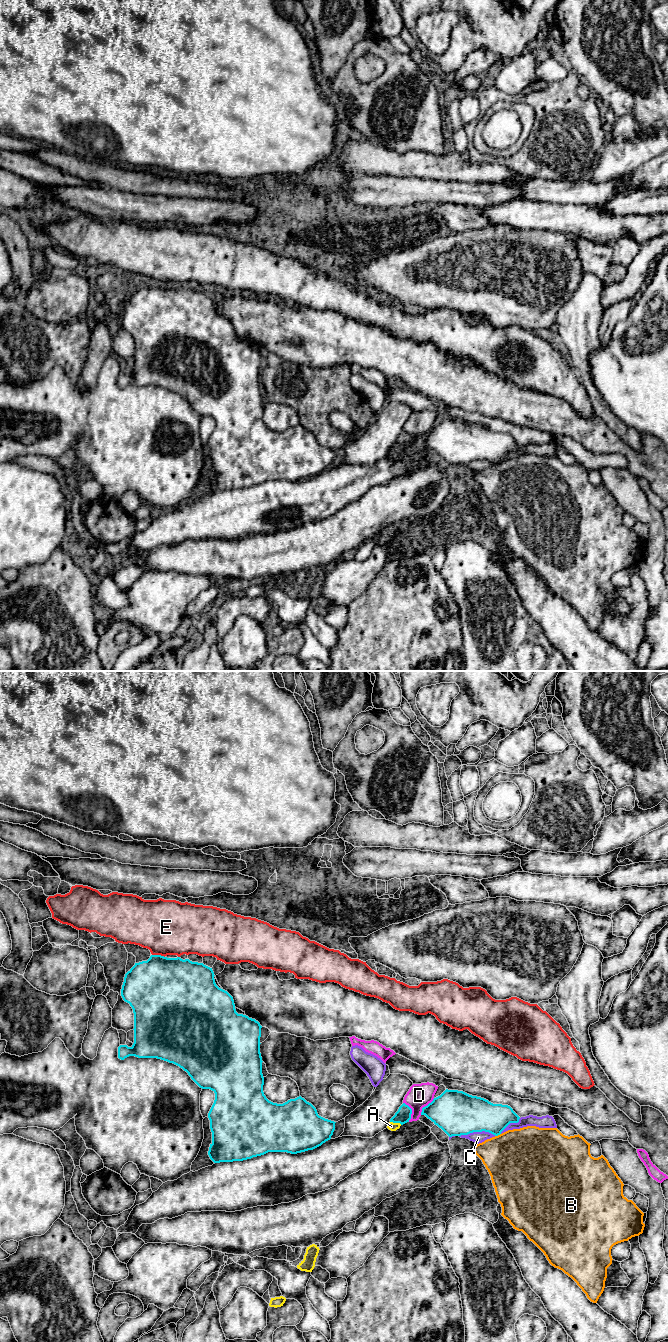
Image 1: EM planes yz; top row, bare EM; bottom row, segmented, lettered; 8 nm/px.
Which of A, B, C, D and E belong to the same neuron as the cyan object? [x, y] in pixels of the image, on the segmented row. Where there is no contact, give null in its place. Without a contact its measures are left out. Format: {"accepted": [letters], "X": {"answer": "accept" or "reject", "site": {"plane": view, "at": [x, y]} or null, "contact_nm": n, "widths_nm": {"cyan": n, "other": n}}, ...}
{"accepted": [], "A": {"answer": "reject", "site": {"plane": "yz", "at": [396, 1122]}, "contact_nm": 100, "widths_nm": {"cyan": 120, "other": 70}}, "B": {"answer": "reject", "site": {"plane": "yz", "at": [497, 1135]}, "contact_nm": 50, "widths_nm": {"cyan": 280, "other": 480}}, "C": {"answer": "reject", "site": {"plane": "yz", "at": [477, 1131]}, "contact_nm": 300, "widths_nm": {"cyan": 360, "other": 100}}, "D": {"answer": "reject", "site": {"plane": "yz", "at": [411, 1111]}, "contact_nm": 170, "widths_nm": {"cyan": 120, "other": 190}}, "E": {"answer": "reject", "site": {"plane": "yz", "at": [158, 955]}, "contact_nm": 110, "widths_nm": {"cyan": 480, "other": 440}}}

